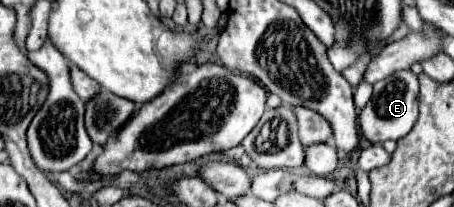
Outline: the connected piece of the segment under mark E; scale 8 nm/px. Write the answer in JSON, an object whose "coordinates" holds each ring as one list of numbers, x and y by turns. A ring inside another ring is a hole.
{"coordinates":[[400,70,392,76,374,84,374,94,366,108,360,112,360,132,372,144,382,144,386,140,400,140,406,136,418,120,418,76,412,70]]}

